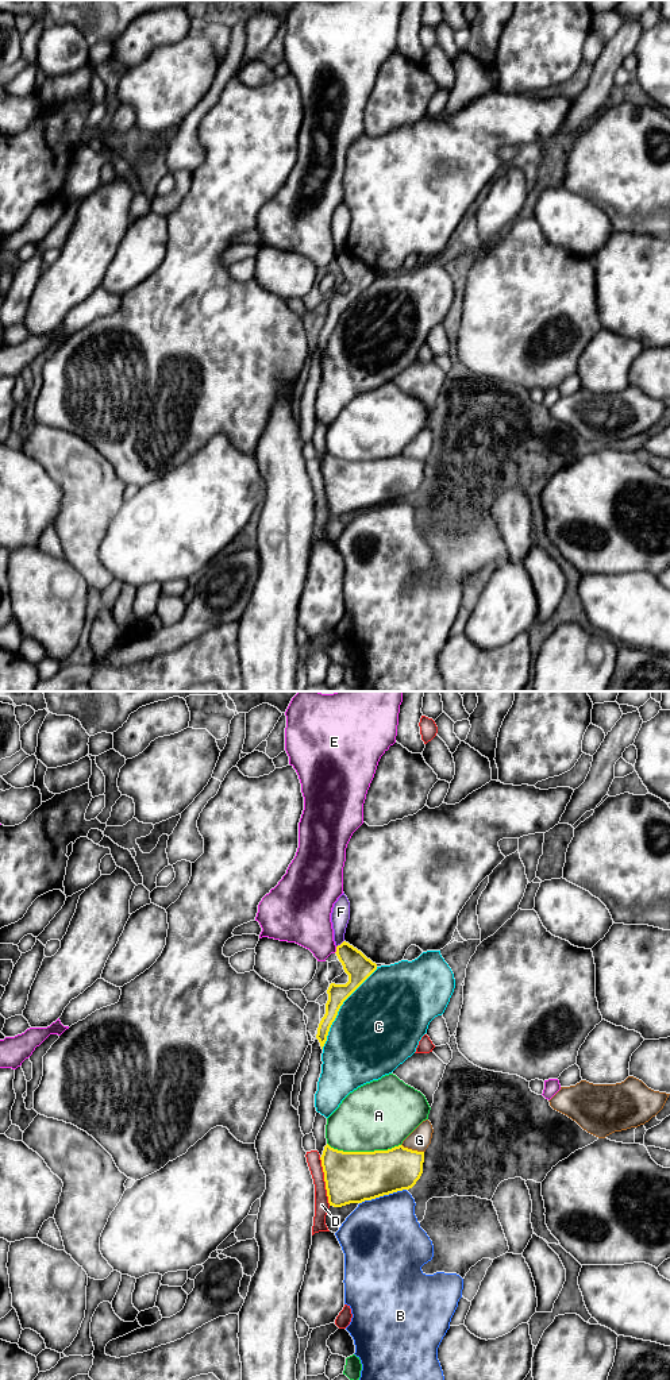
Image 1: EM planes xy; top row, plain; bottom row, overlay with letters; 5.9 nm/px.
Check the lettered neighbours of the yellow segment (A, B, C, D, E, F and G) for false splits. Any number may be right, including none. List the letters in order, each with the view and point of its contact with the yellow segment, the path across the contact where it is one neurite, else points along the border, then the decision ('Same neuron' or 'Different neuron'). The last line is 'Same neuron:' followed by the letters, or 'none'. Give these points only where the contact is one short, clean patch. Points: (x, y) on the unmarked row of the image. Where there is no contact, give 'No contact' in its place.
A: Touches yellow at xy (364, 461). Different neuron
B: Touches yellow at xy (382, 504). Different neuron
C: Touches yellow at xy (339, 316). Different neuron
D: Touches yellow at xy (324, 489). Different neuron
E: Touches yellow at xy (337, 258). Different neuron
F: Touches yellow at xy (341, 253). Boundary: xy (343, 249), (337, 255). Different neuron
G: Touches yellow at xy (411, 458). Different neuron
Same neuron: none

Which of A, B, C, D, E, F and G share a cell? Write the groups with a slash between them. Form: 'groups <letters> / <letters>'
groups A / B / C / D / E / F / G

